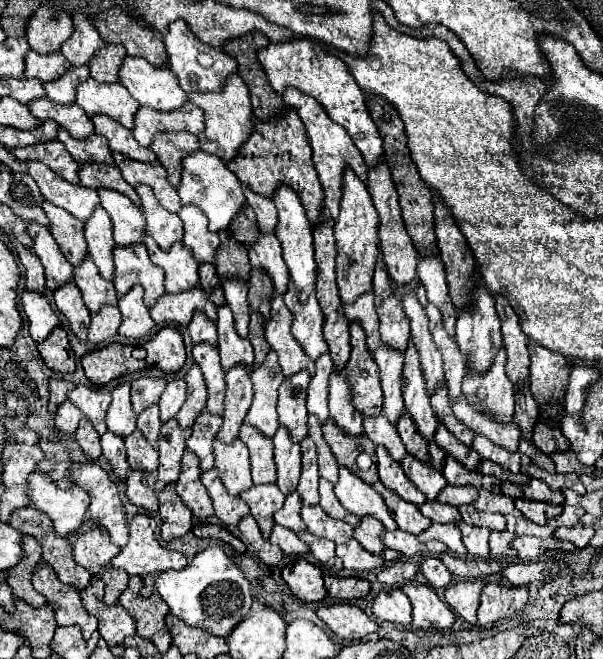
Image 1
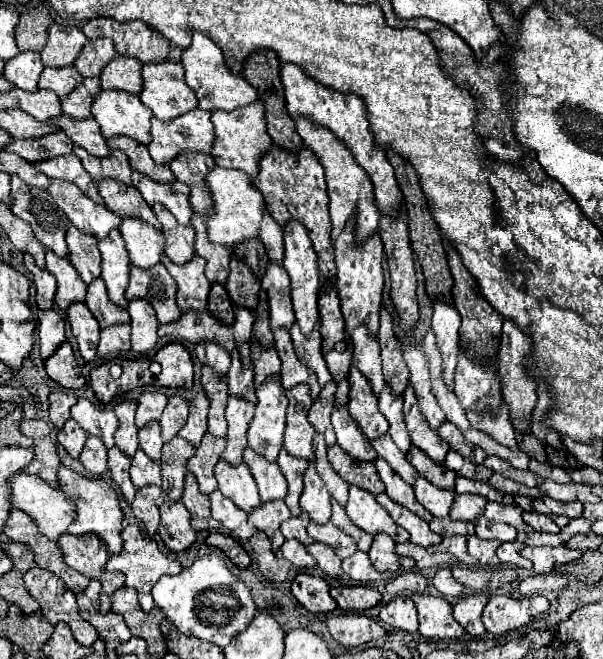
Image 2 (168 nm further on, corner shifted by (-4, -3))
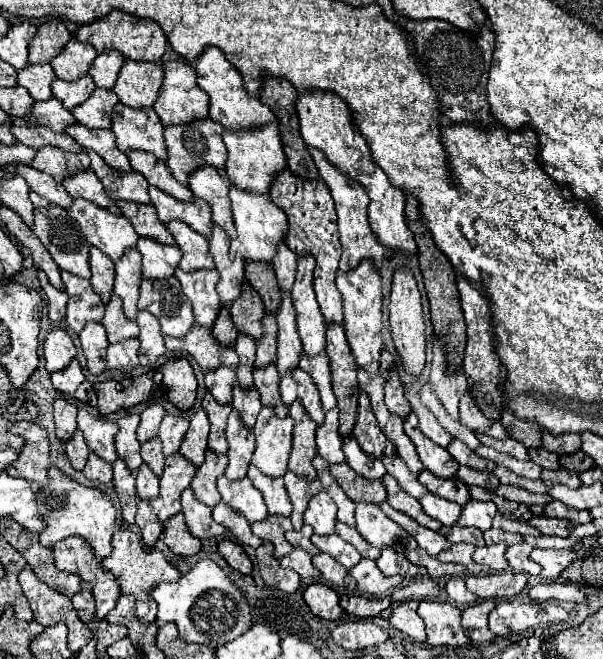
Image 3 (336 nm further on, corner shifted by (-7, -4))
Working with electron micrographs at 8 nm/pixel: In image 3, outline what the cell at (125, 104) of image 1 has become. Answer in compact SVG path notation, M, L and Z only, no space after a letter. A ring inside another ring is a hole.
M117 103L111 113L111 131L115 133L117 149L143 149L159 159L167 159L163 143L163 123L151 107L133 109Z

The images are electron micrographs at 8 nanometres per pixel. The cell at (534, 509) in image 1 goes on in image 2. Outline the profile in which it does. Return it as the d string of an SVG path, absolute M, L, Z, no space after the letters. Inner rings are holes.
M522 512L522 518L536 532L554 532L554 534L560 532L570 522L566 516L546 516L536 512Z

